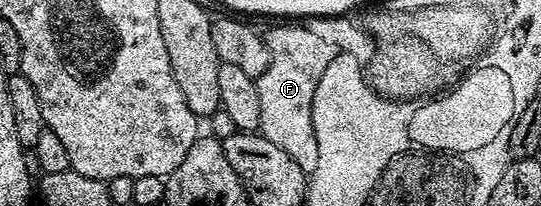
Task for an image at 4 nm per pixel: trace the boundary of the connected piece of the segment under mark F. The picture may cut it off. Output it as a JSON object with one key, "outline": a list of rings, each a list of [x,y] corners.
{"outline":[[[290,23],[273,25],[276,26],[269,33],[263,34],[270,51],[270,63],[266,67],[266,71],[262,71],[262,75],[256,78],[258,100],[262,103],[262,119],[258,132],[261,137],[270,139],[270,143],[274,143],[274,147],[282,147],[282,151],[286,151],[286,155],[290,155],[290,159],[294,159],[294,163],[298,163],[298,167],[302,167],[304,174],[310,175],[314,171],[314,167],[318,167],[318,135],[314,135],[314,123],[312,122],[314,91],[318,91],[318,79],[322,79],[322,71],[326,71],[326,67],[330,67],[330,63],[336,58],[338,49],[337,46],[334,47],[328,42],[328,37],[323,32],[312,43],[312,39],[310,39],[310,37],[314,37],[312,33],[302,31],[302,35],[298,35]]]}

